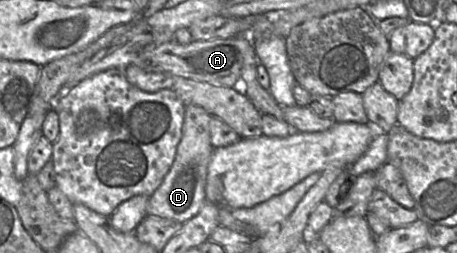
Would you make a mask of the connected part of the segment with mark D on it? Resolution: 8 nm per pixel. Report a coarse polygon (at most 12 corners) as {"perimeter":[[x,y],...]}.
{"perimeter":[[185,106],[174,162],[146,213],[180,224],[206,200],[214,147],[204,108]]}

